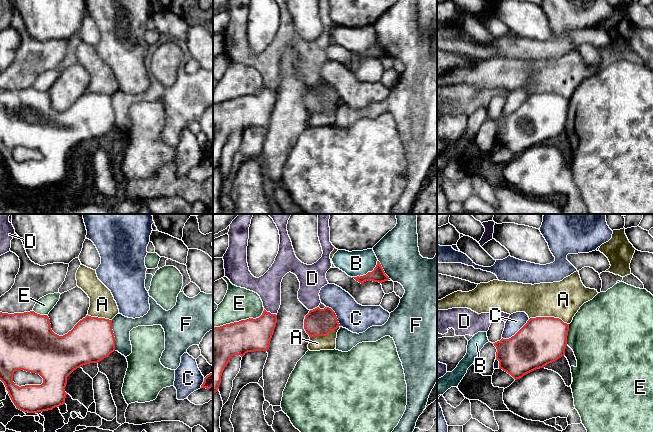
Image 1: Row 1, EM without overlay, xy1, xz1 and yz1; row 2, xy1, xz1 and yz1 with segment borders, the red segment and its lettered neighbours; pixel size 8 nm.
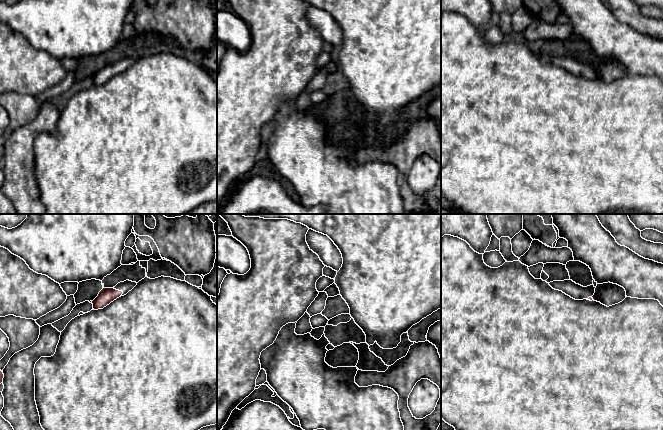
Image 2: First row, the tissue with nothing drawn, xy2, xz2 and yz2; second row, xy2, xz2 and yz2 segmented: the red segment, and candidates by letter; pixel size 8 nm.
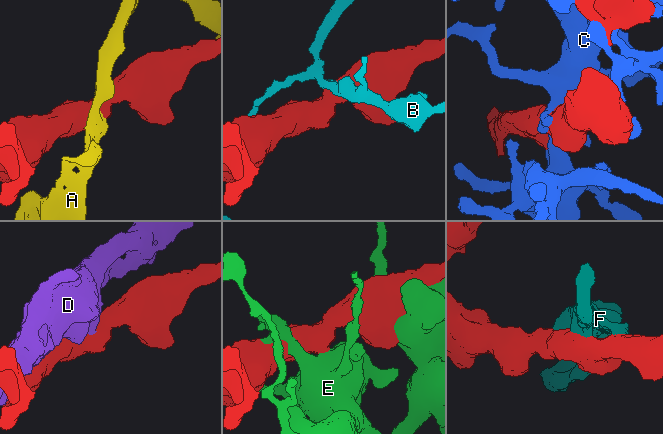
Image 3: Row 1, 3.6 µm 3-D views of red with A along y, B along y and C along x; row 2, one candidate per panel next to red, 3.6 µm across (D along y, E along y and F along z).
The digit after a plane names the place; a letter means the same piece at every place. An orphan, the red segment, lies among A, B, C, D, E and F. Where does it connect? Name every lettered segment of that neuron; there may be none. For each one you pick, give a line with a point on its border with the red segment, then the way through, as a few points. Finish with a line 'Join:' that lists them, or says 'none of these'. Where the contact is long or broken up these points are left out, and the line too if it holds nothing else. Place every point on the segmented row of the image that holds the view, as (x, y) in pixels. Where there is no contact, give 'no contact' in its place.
Join: none of these

